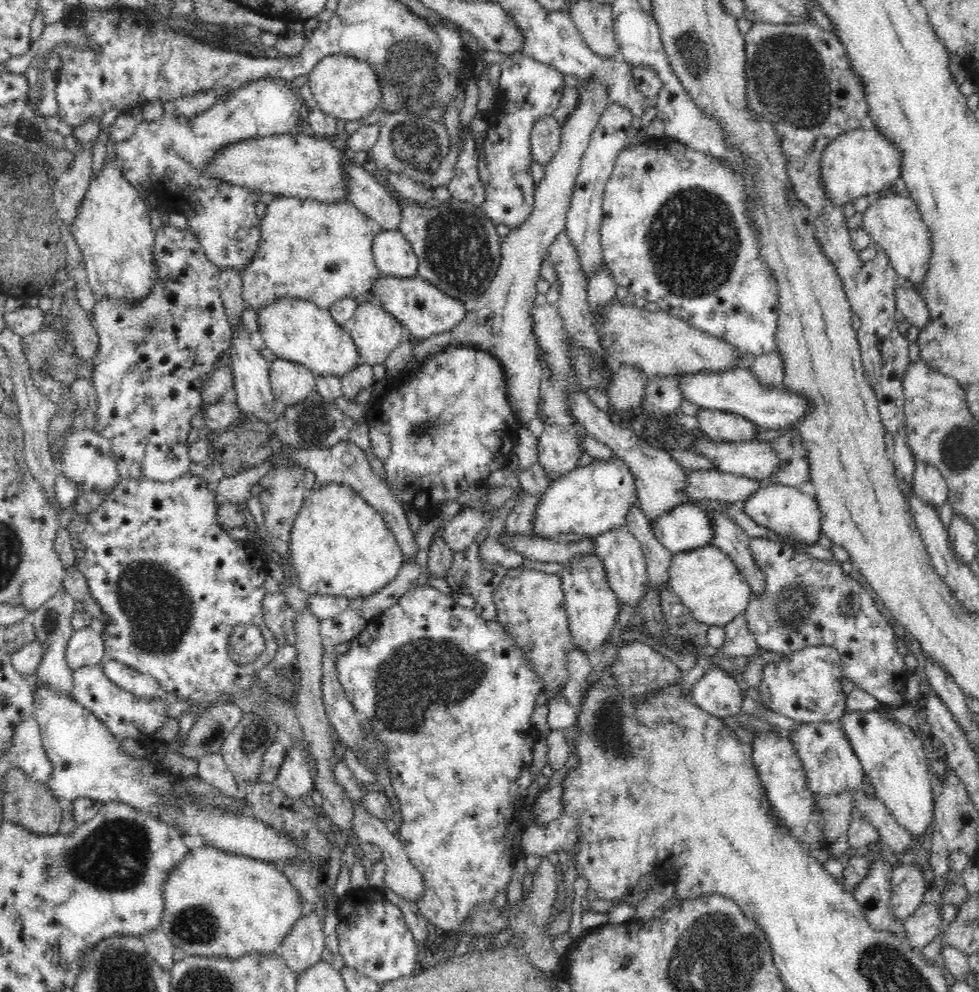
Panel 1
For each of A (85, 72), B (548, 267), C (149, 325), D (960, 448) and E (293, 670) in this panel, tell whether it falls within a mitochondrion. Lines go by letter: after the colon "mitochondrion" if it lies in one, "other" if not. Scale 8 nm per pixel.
A: other
B: other
C: mitochondrion
D: mitochondrion
E: other

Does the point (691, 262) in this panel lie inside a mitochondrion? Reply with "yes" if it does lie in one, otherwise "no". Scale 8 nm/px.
yes

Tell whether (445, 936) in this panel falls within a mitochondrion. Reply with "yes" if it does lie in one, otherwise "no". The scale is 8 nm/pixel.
no

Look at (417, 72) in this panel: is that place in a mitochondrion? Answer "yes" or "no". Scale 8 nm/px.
yes

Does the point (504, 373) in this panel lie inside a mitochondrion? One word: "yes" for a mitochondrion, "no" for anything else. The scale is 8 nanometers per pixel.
no

